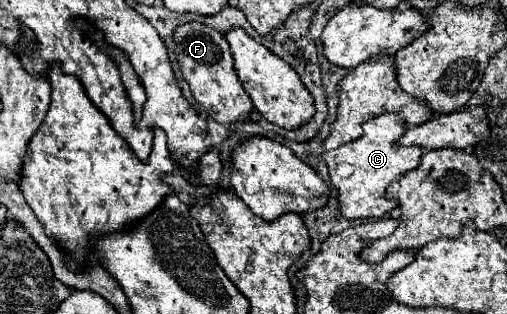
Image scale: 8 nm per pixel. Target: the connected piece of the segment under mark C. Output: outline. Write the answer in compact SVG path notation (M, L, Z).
M381 114L363 124L363 136L359 140L347 142L337 150L323 152L323 160L331 172L331 184L337 188L339 196L339 212L343 218L383 218L393 208L397 208L395 200L385 198L387 186L419 166L423 148L397 146L397 140L405 132L405 122L395 114Z

